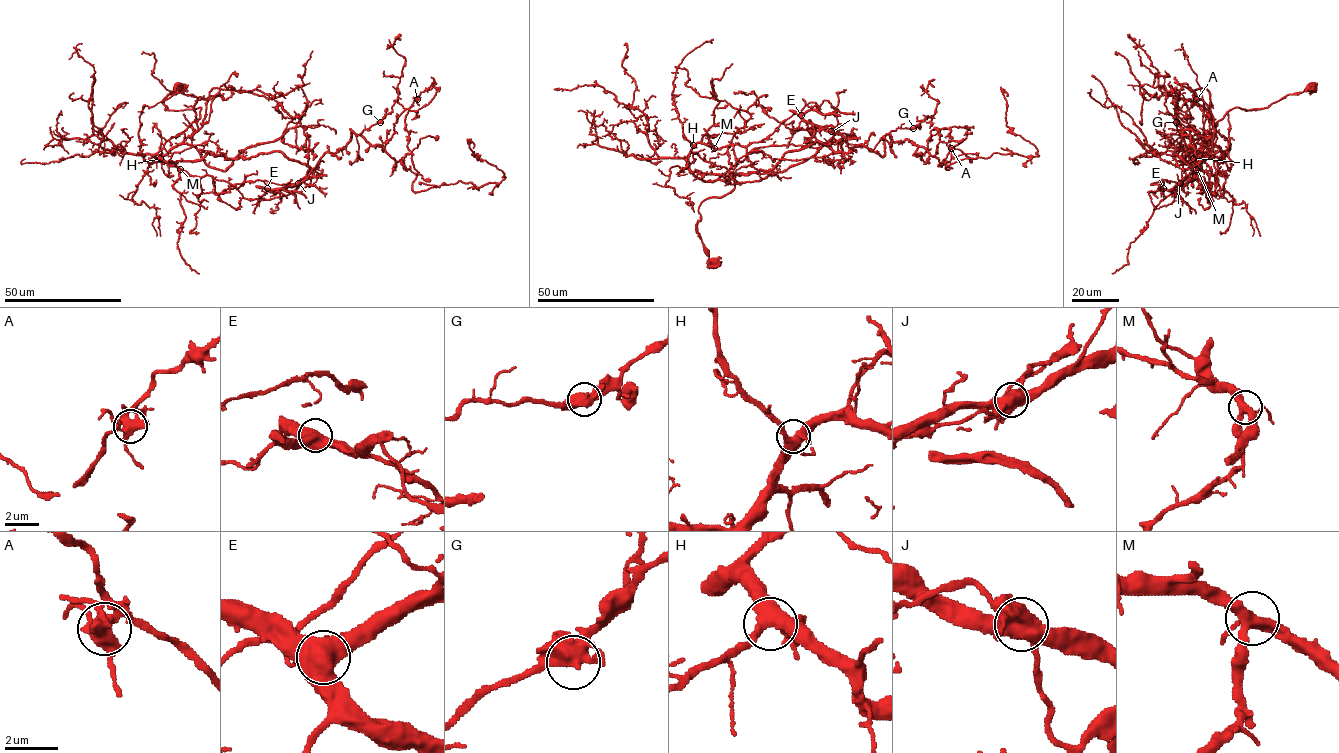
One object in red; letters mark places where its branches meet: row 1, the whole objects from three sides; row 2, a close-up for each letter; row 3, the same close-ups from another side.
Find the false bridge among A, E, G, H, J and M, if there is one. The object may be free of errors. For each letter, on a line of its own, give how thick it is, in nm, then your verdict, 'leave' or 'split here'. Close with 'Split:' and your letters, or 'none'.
A: calibre 500 nm; leave
E: calibre 500 nm; leave
G: calibre 480 nm; leave
H: calibre 440 nm; leave
J: calibre 650 nm; split here
M: calibre 400 nm; leave
Split: J

